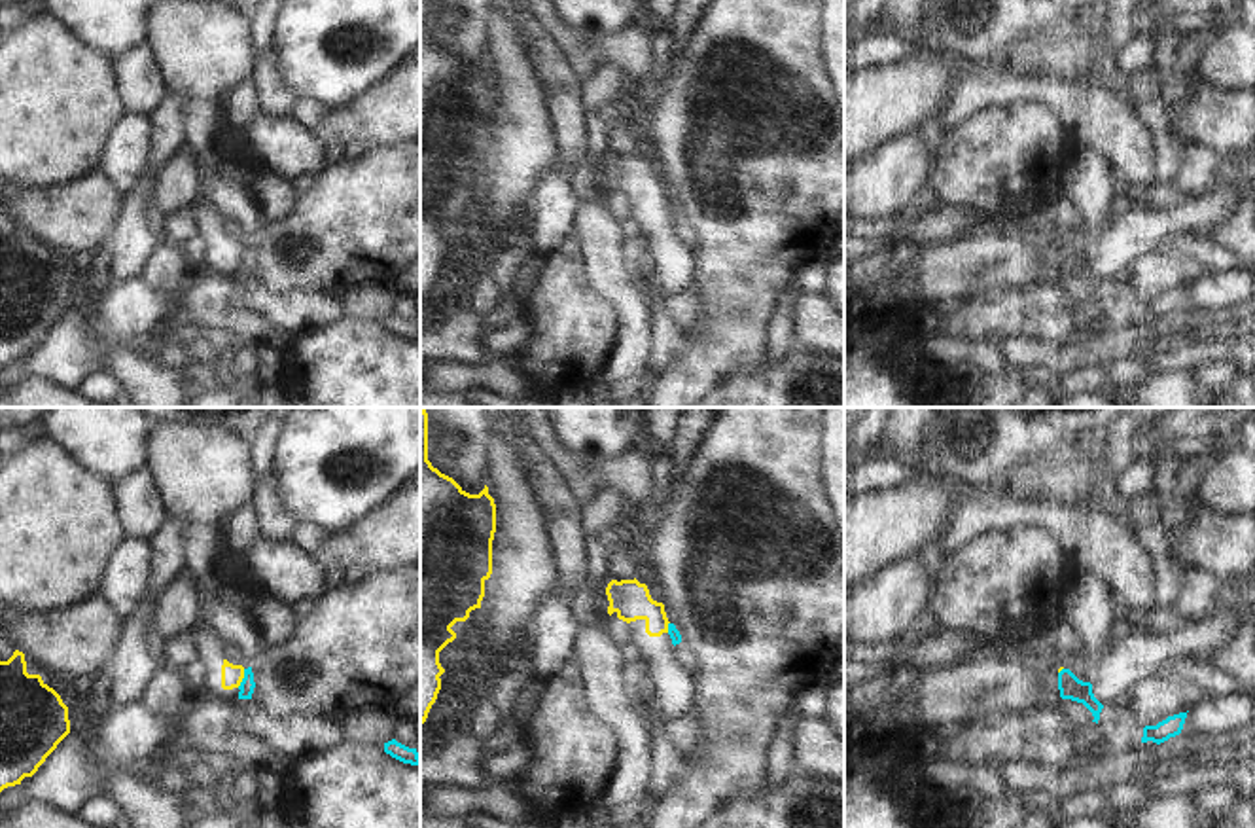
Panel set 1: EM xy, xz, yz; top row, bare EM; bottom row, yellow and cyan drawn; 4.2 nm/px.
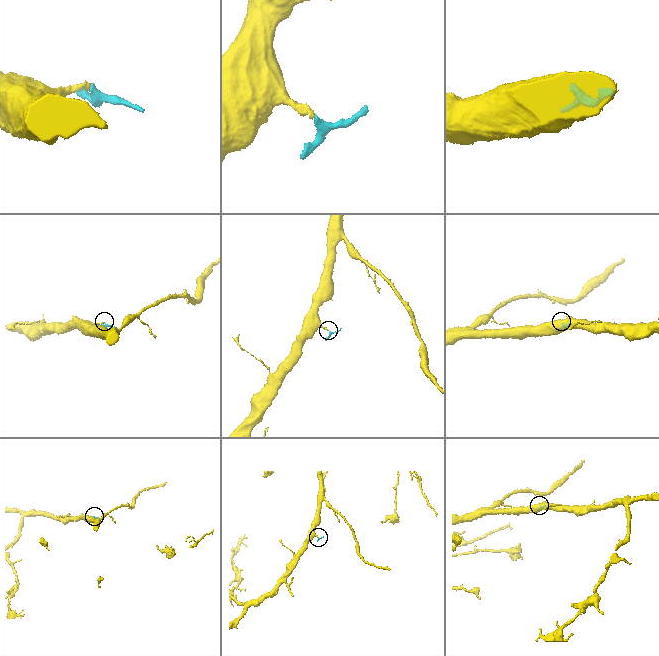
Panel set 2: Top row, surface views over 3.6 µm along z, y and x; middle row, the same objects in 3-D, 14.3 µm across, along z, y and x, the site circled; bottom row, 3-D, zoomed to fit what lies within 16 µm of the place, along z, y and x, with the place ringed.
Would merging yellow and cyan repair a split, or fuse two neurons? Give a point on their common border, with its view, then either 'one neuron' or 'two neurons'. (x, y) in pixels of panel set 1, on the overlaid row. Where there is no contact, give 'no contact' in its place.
contact xy (243, 677); two neurons

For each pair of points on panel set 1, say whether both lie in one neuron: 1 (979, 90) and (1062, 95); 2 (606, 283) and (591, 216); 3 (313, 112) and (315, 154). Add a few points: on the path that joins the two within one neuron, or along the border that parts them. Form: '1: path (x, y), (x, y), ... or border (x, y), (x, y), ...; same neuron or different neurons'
1: path (1000, 90), (1042, 91); same neuron
2: path (604, 266), (599, 234); same neuron
3: border (288, 116), (326, 148); different neurons

